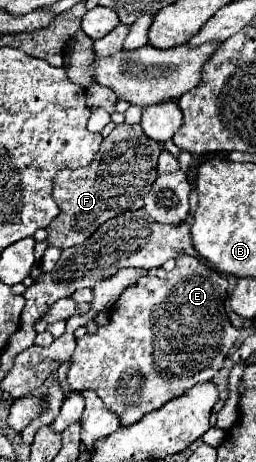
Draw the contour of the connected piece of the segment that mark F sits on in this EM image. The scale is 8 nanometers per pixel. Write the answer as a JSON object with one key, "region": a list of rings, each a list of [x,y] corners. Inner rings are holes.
{"region":[[[117,124],[113,132],[103,138],[97,156],[79,170],[61,170],[53,182],[53,198],[59,206],[59,216],[47,226],[49,246],[69,248],[85,242],[103,222],[127,212],[143,208],[143,198],[157,178],[157,158],[161,146],[147,138],[139,126]]]}

